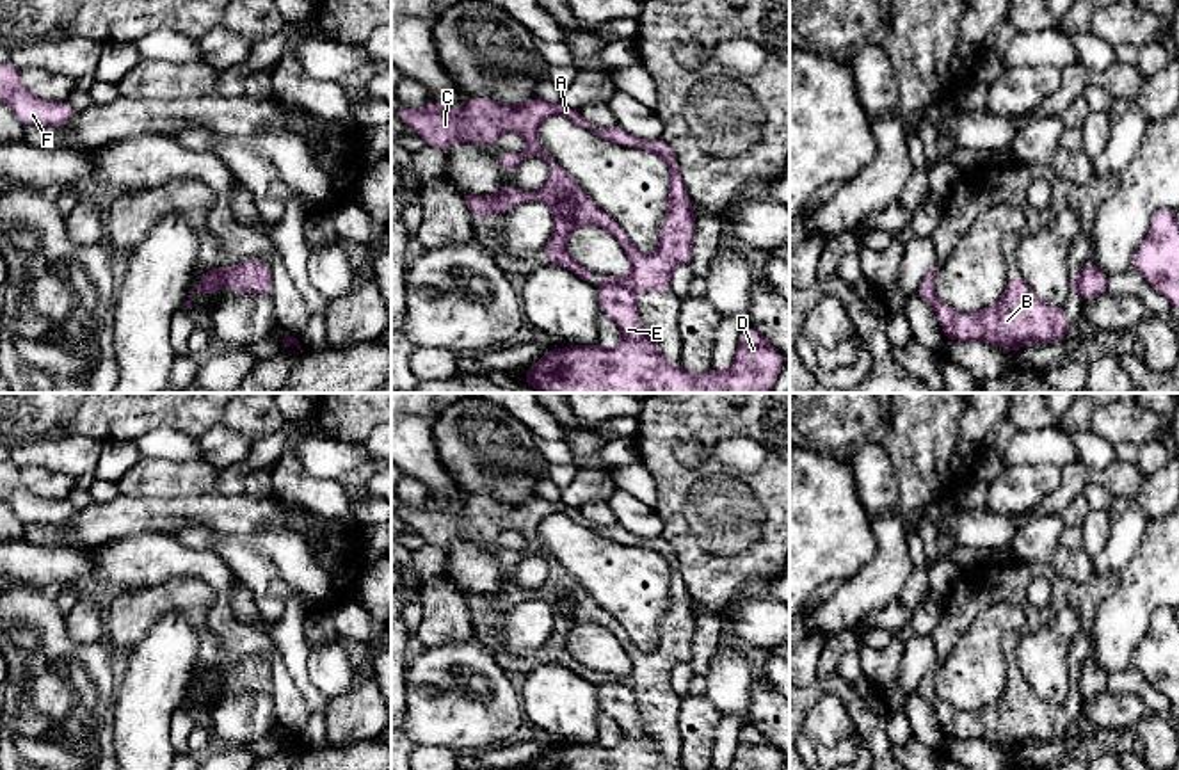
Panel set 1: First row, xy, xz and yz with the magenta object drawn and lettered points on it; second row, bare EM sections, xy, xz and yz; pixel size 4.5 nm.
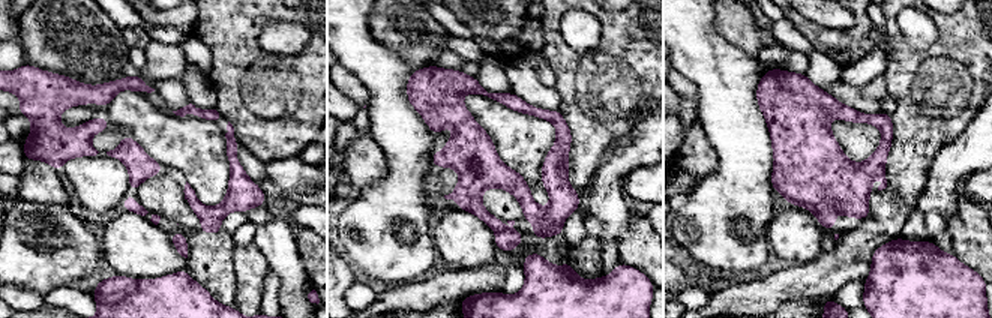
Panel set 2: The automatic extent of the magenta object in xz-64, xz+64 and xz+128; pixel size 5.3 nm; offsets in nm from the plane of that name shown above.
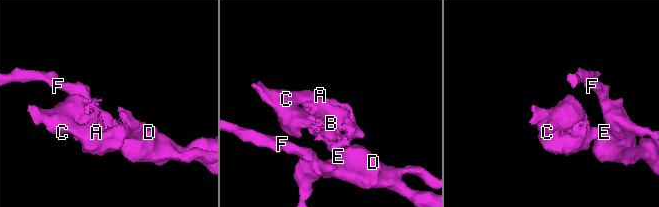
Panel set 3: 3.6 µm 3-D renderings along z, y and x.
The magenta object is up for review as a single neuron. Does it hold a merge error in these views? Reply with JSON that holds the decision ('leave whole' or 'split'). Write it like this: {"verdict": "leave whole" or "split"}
{"verdict": "split"}

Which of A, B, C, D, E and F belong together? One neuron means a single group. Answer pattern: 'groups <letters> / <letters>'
groups A B C / D E F

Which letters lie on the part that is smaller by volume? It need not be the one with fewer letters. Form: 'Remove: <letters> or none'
Remove: A, B, C

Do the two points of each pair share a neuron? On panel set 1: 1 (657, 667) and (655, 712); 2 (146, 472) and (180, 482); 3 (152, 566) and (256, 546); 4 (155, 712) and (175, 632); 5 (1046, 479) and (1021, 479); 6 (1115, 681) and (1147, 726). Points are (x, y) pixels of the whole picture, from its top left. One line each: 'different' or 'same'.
1: same
2: same
3: different
4: same
5: same
6: different

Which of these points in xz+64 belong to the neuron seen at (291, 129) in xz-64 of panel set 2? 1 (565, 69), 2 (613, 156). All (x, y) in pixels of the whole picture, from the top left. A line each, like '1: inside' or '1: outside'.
1: inside
2: outside

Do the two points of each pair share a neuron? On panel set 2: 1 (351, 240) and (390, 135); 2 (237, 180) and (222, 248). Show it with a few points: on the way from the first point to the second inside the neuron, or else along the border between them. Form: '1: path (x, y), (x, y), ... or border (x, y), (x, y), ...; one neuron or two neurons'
1: path (377, 215), (398, 194), (398, 161); one neuron
2: path (236, 197), (215, 219), (215, 231); one neuron

